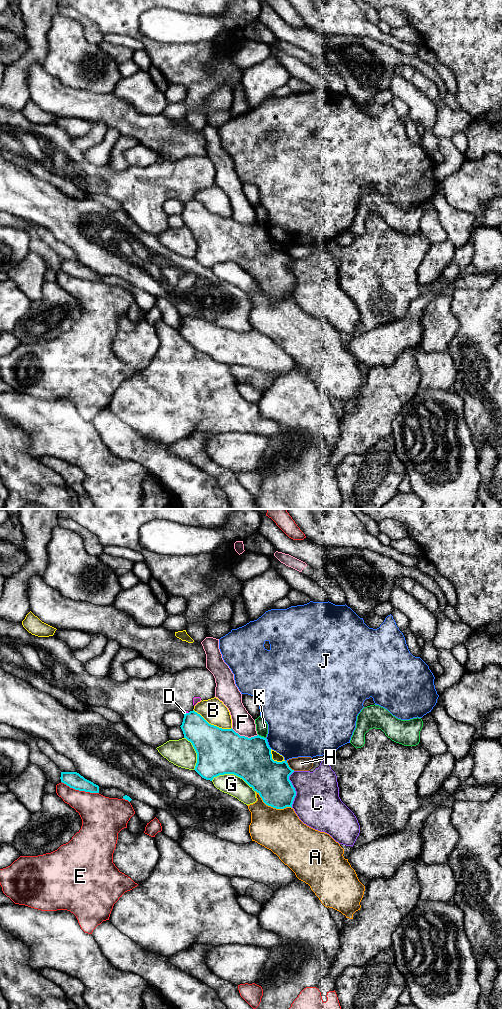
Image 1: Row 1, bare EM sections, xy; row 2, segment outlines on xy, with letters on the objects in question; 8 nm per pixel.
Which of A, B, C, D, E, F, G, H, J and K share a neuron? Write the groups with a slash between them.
A / B / C / D / E / F / G / H / J / K

